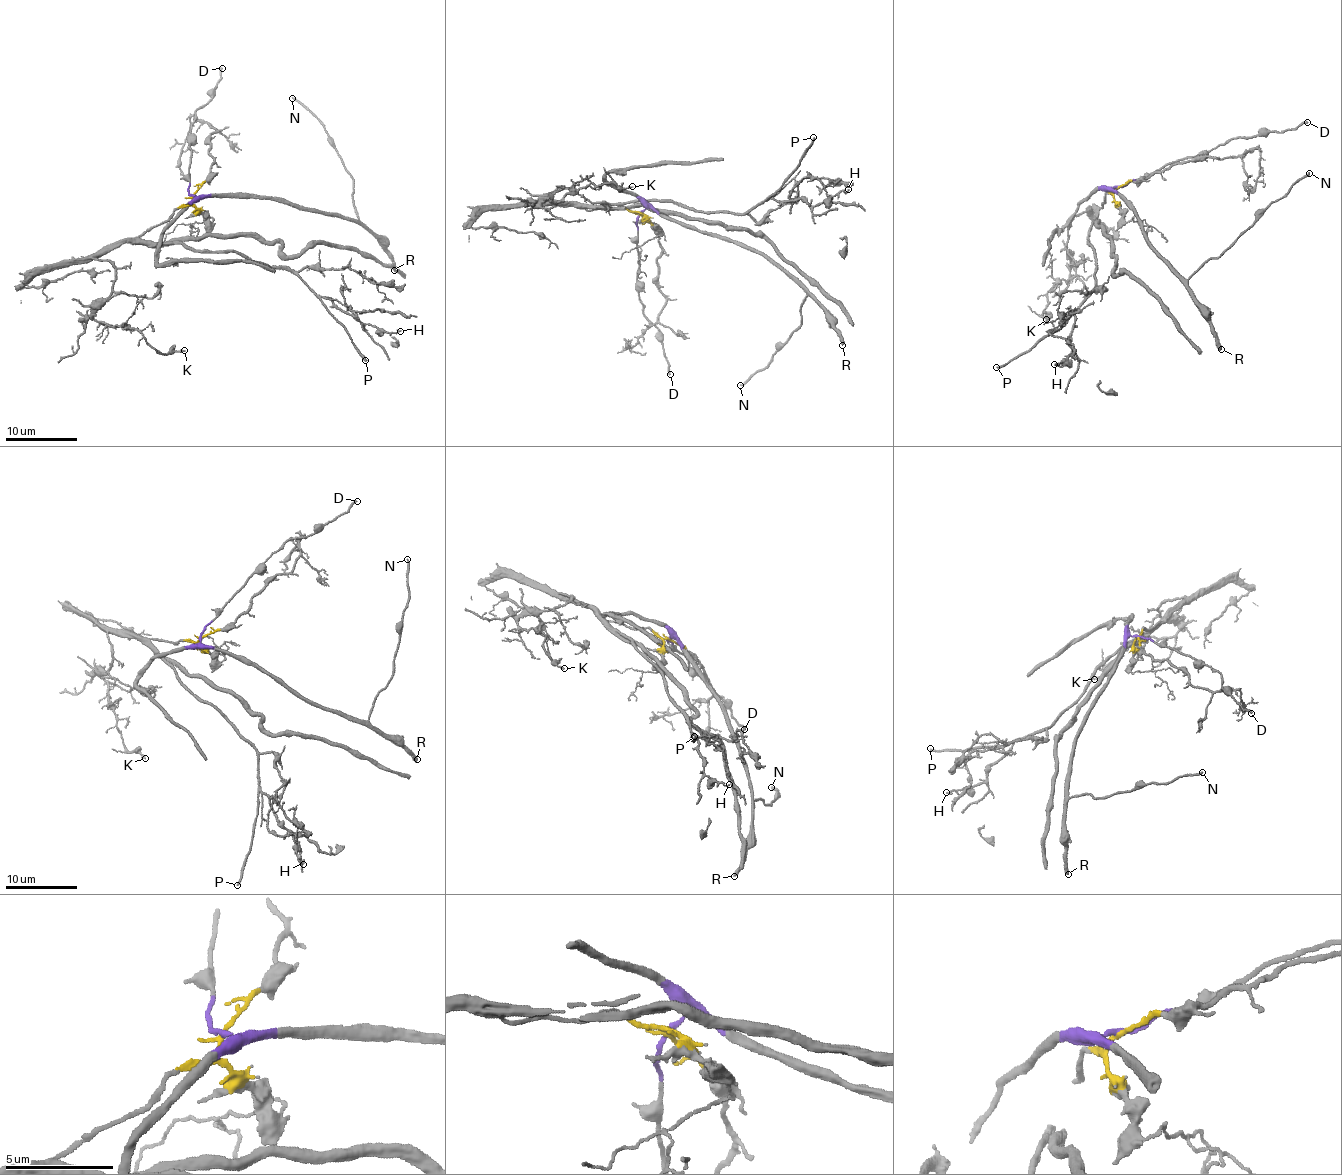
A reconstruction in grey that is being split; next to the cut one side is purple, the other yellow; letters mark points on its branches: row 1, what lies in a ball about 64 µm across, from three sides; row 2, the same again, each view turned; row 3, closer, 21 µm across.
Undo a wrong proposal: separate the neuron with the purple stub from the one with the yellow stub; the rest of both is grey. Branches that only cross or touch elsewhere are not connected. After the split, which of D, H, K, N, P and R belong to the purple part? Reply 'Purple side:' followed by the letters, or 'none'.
Purple side: D, N, R

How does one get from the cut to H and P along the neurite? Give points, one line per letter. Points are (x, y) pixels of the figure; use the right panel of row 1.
H: (1117, 187), (1106, 194), (1088, 234), (1095, 285), (1074, 313), (1072, 353), (1061, 363), (1054, 363)
P: (1117, 187), (1106, 194), (1088, 234), (1095, 285), (1058, 330), (997, 367)

